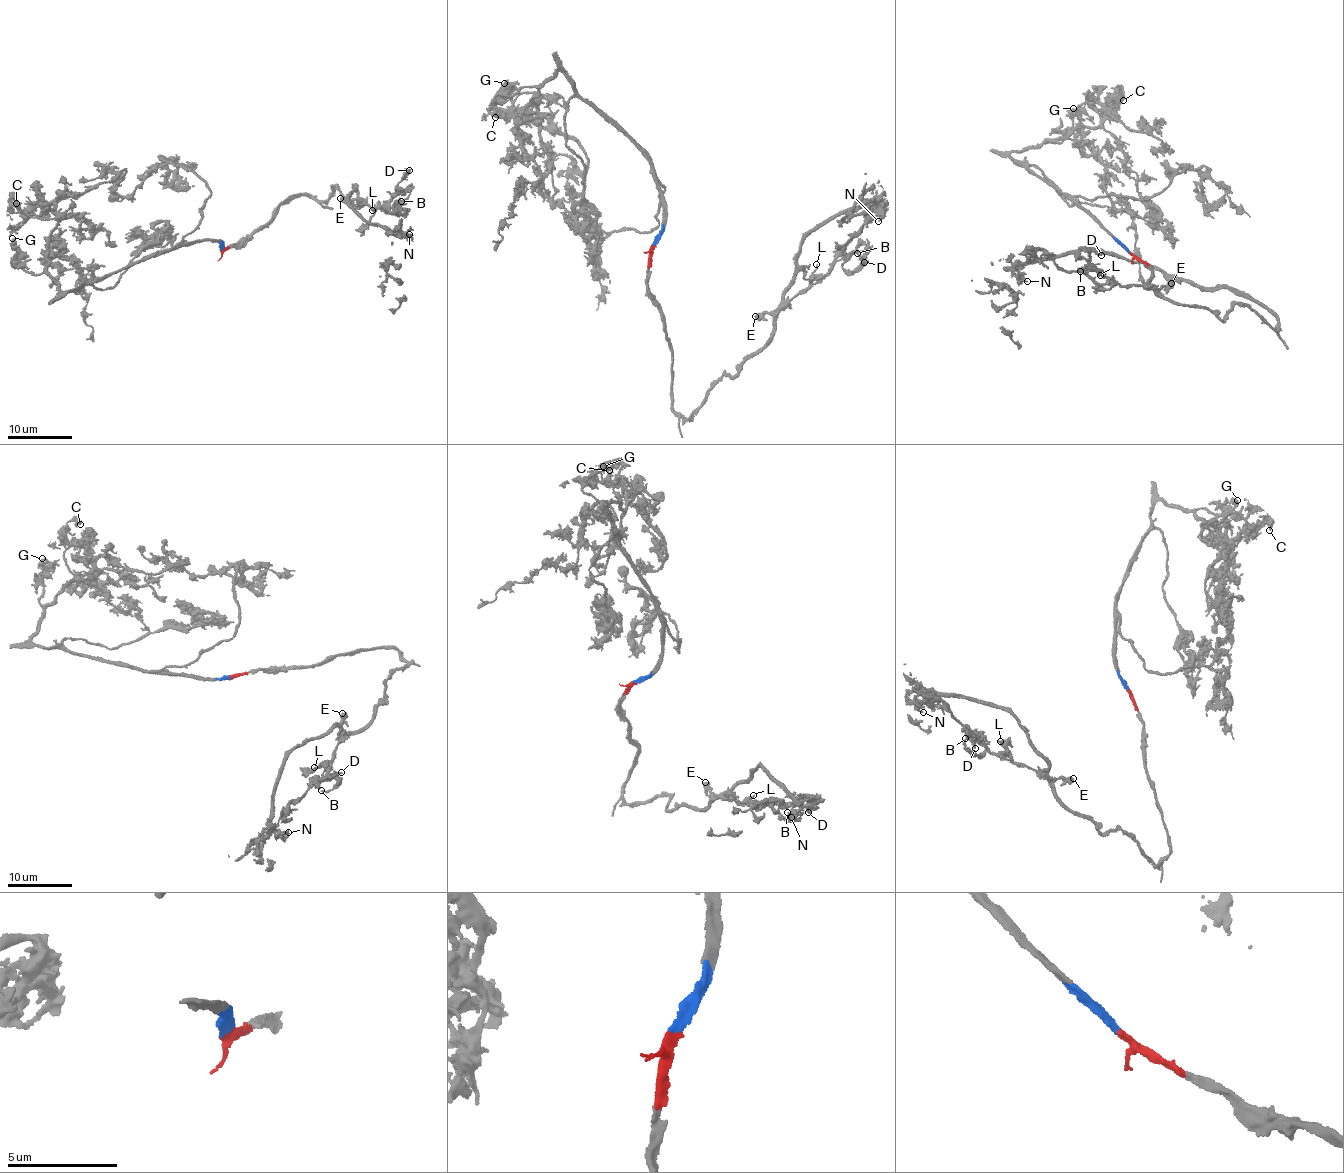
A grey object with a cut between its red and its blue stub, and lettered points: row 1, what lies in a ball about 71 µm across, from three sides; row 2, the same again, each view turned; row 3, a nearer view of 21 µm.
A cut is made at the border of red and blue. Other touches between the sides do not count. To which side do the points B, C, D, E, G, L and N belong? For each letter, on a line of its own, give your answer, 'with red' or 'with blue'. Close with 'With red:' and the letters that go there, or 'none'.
B: with red
C: with blue
D: with red
E: with red
G: with blue
L: with red
N: with red
With red: B, D, E, L, N

